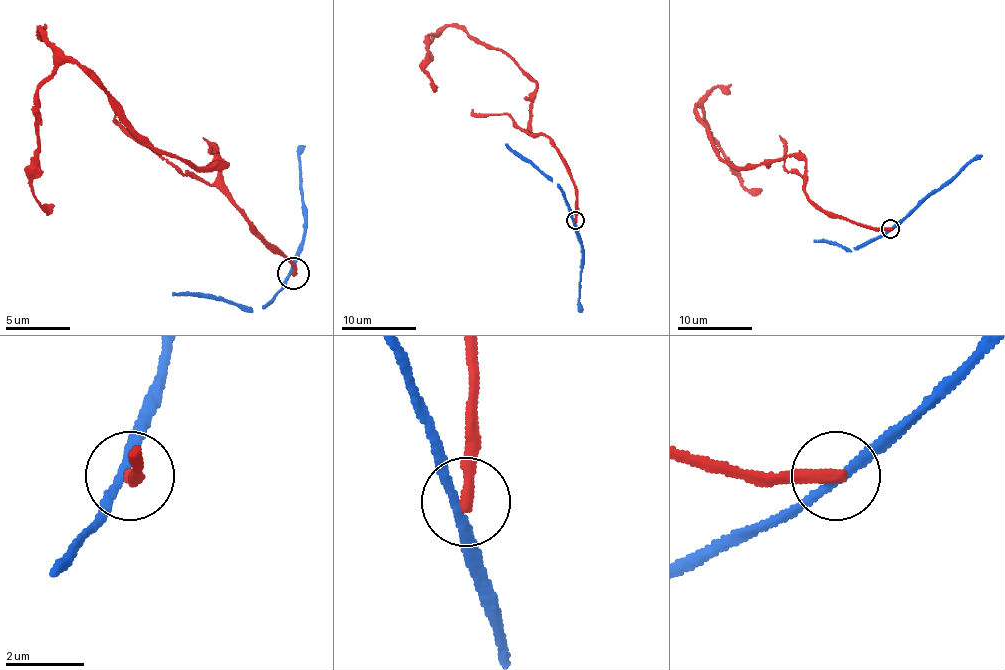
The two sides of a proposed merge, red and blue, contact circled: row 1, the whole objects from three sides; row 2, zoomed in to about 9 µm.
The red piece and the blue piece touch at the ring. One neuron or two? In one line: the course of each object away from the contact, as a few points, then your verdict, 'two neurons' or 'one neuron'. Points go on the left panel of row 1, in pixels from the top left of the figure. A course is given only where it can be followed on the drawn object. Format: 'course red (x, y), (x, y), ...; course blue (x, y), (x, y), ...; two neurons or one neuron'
course red (292, 272), (240, 208), (215, 147), (224, 166), (157, 150), (73, 63), (38, 89), (31, 195), (47, 205); course blue (292, 272), (292, 262), (305, 233), (298, 159), (305, 147); two neurons

